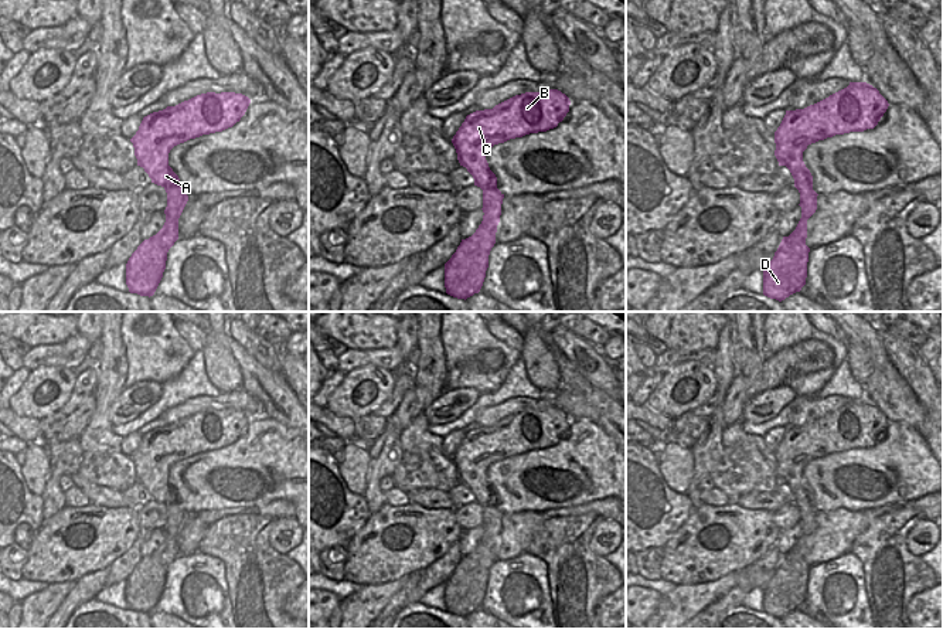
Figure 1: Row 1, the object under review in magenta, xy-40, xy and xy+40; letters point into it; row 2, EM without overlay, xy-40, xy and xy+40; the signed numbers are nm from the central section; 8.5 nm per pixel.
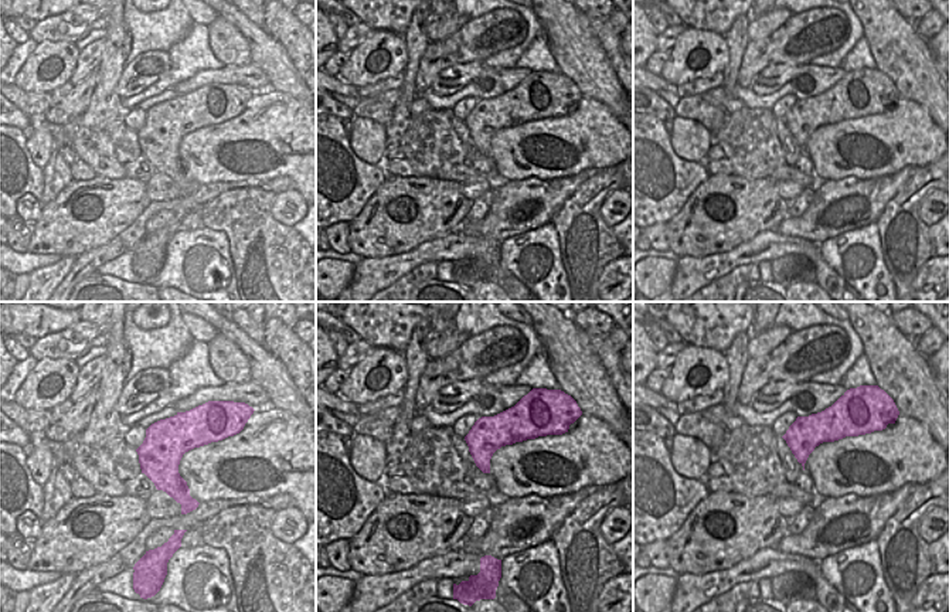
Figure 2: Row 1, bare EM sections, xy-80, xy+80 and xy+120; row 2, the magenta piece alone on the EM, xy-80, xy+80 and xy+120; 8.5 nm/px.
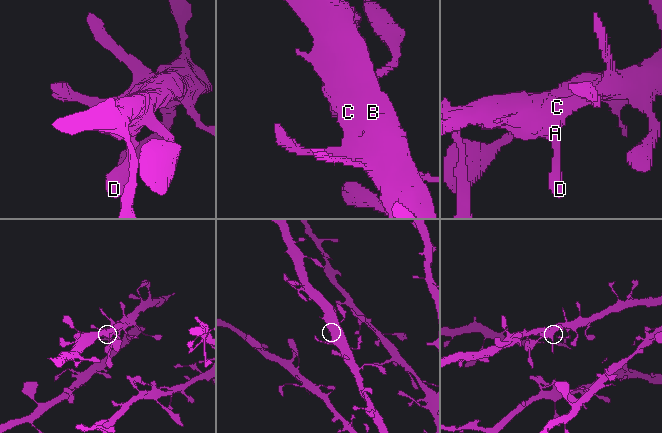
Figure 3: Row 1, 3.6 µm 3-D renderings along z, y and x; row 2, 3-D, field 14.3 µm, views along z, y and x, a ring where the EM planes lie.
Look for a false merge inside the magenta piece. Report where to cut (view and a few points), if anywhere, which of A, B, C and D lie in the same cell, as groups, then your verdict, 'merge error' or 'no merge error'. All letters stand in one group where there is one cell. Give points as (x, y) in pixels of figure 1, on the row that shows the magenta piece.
no cut; A B C D; no merge error

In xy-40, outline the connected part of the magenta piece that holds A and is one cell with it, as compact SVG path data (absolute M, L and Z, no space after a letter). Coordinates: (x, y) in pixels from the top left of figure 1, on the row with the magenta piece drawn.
M207 92L143 118L130 139L137 166L167 193L163 228L144 239L126 264L130 293L153 296L166 269L167 252L178 239L178 218L188 201L180 178L168 166L170 150L190 139L232 128L245 115L251 99L235 92Z

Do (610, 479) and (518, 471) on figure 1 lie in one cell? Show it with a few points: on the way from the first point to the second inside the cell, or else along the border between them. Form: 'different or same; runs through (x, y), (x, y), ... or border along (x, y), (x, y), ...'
same; runs through (588, 466), (541, 463)

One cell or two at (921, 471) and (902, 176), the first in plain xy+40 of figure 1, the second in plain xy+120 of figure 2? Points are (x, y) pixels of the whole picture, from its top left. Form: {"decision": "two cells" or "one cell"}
{"decision": "two cells"}

